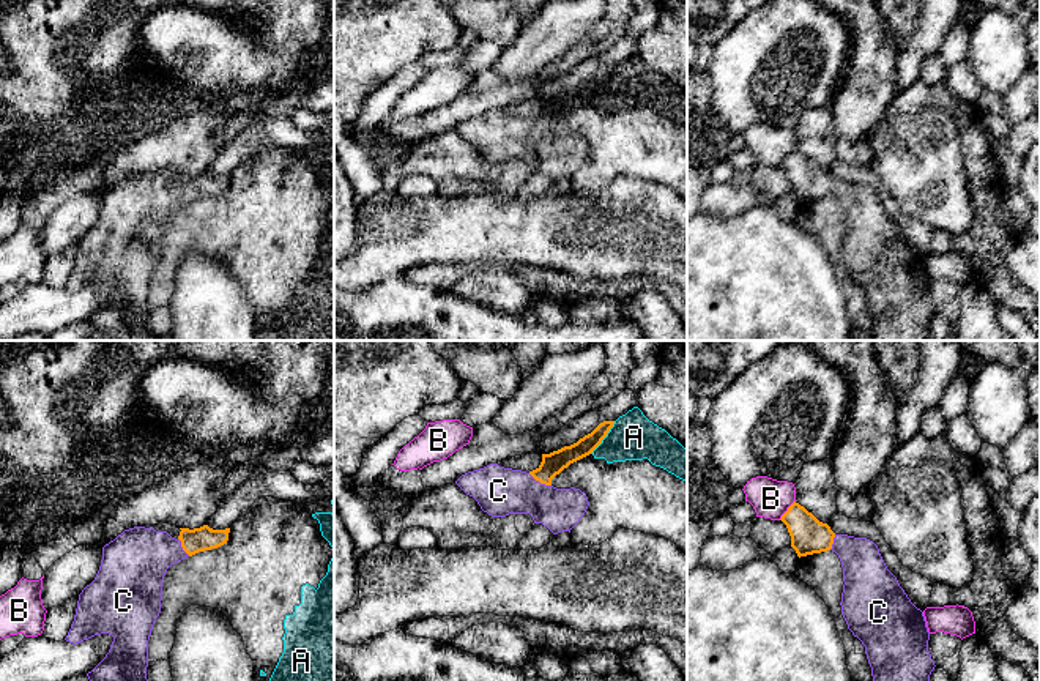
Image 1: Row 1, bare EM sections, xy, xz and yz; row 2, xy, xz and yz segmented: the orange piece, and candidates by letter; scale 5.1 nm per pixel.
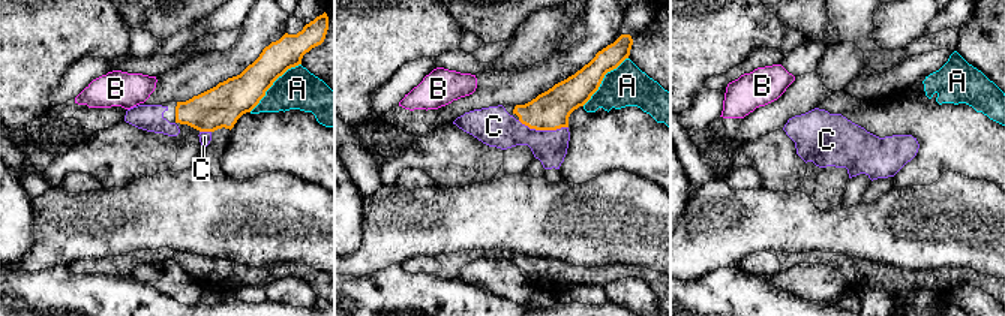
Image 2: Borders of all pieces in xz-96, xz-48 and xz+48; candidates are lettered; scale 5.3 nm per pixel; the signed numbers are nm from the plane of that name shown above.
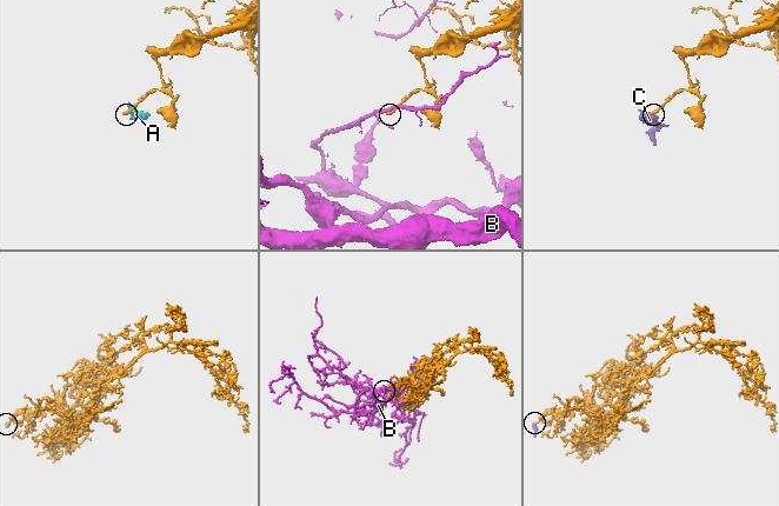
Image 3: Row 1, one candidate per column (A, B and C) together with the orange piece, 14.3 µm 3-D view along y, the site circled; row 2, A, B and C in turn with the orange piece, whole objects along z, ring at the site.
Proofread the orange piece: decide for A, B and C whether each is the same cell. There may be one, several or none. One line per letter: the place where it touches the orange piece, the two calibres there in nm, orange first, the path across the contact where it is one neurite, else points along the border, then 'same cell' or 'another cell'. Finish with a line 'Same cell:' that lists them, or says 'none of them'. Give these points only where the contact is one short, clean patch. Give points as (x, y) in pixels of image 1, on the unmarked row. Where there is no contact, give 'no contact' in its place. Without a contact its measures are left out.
A: meets orange in xz at (605, 82); 100 nm thick on the orange side, 240 nm on the other; border along xz (615, 68), (591, 100); another cell
B: meets orange in yz at (788, 156); 180 nm thick on the orange side, 200 nm on the other; another cell
C: meets orange in xz at (539, 128); 120 nm thick on the orange side, 240 nm on the other; runs through xz (552, 111), (539, 128), (530, 137), (498, 137); same cell
Same cell: C

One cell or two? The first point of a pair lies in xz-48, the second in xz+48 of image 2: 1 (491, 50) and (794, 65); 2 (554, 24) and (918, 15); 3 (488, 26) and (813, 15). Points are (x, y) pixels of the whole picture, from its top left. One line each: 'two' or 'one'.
1: one
2: one
3: one

